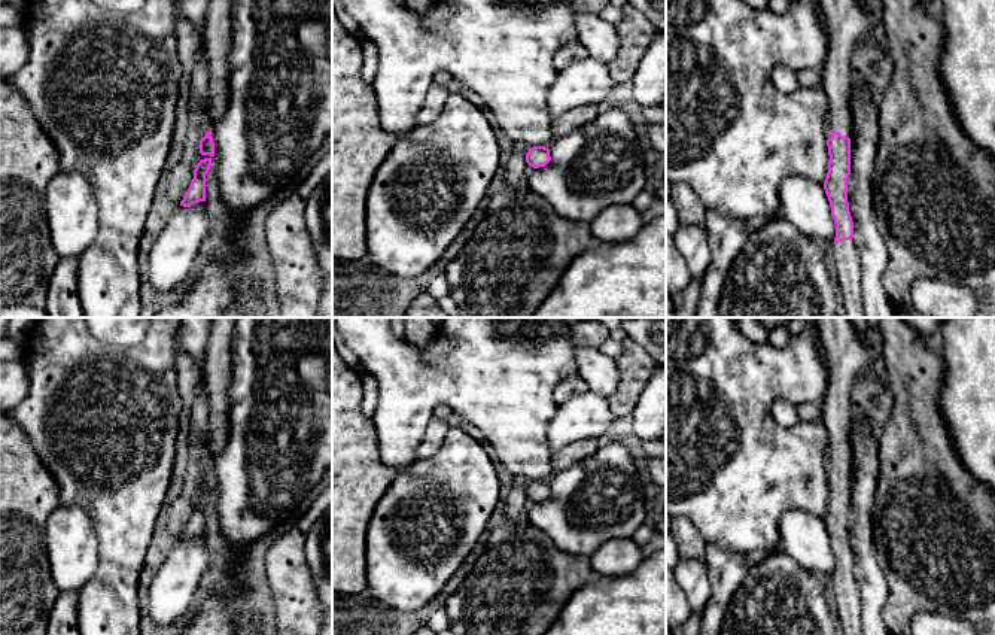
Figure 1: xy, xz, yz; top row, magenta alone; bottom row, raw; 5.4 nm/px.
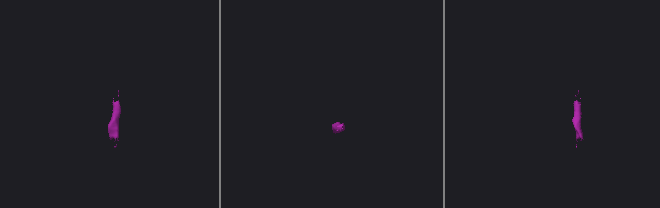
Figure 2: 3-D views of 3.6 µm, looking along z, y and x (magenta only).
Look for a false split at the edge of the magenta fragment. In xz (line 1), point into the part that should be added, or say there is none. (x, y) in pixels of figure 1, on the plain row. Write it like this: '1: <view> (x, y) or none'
1: none

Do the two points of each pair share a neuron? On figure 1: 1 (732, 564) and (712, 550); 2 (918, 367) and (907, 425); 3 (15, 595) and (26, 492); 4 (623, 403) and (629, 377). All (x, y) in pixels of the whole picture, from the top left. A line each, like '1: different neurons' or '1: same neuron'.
1: same neuron
2: same neuron
3: same neuron
4: same neuron

